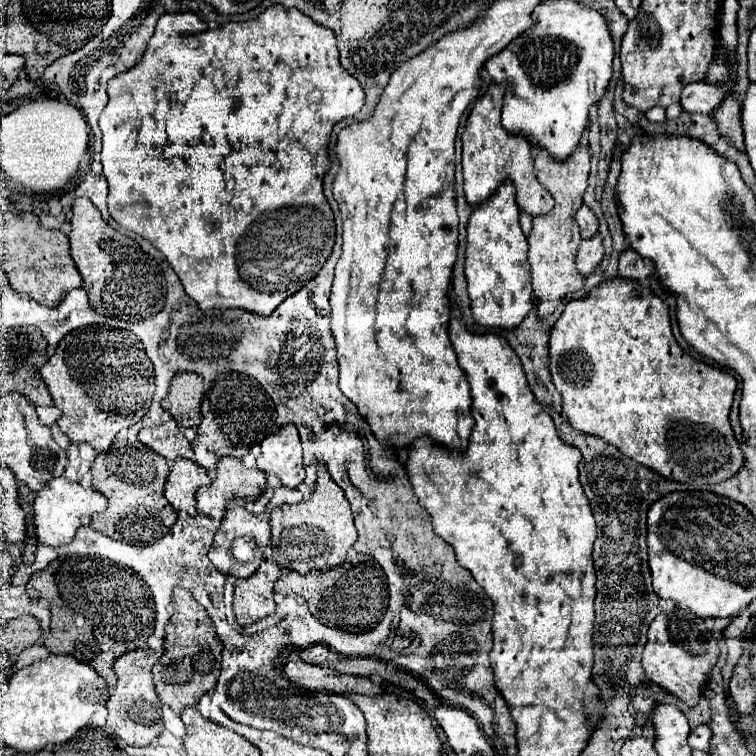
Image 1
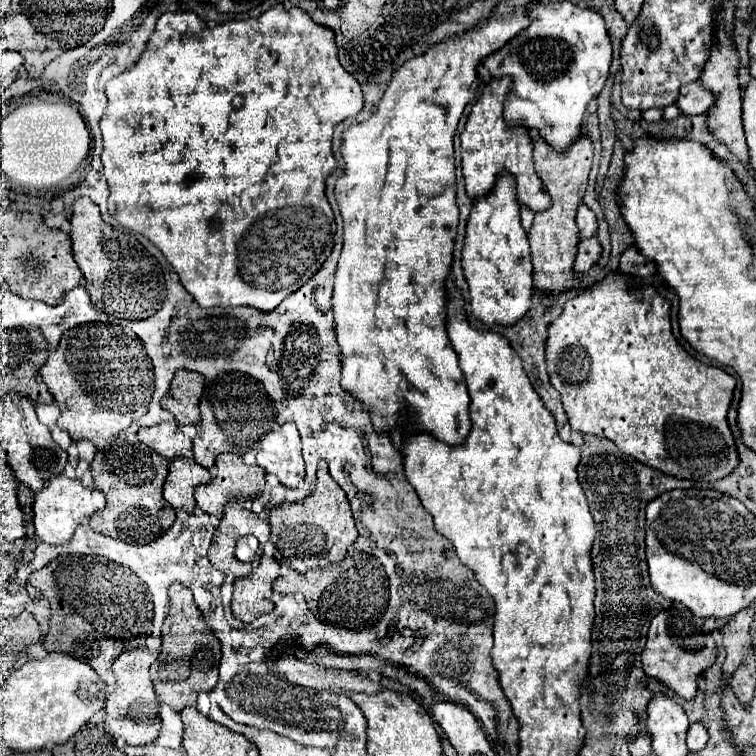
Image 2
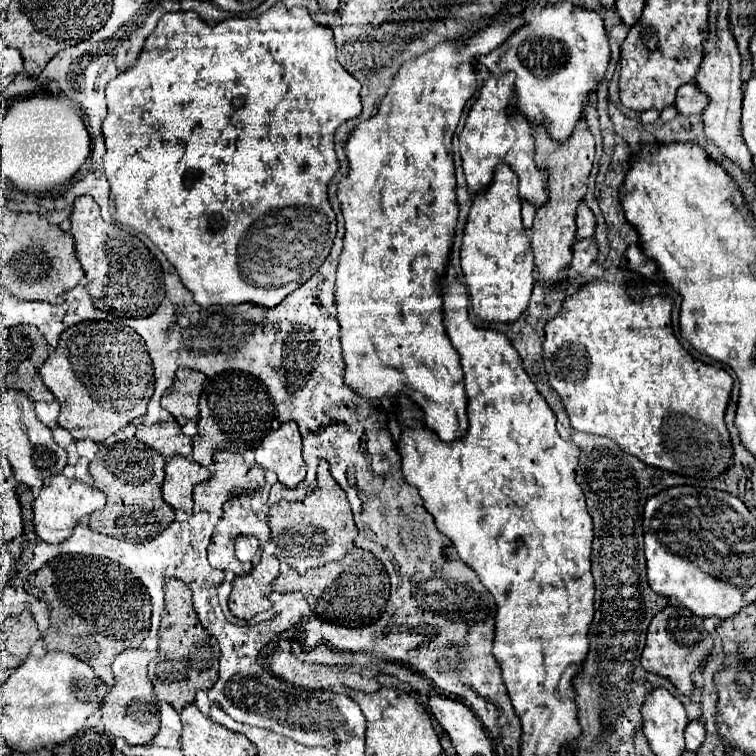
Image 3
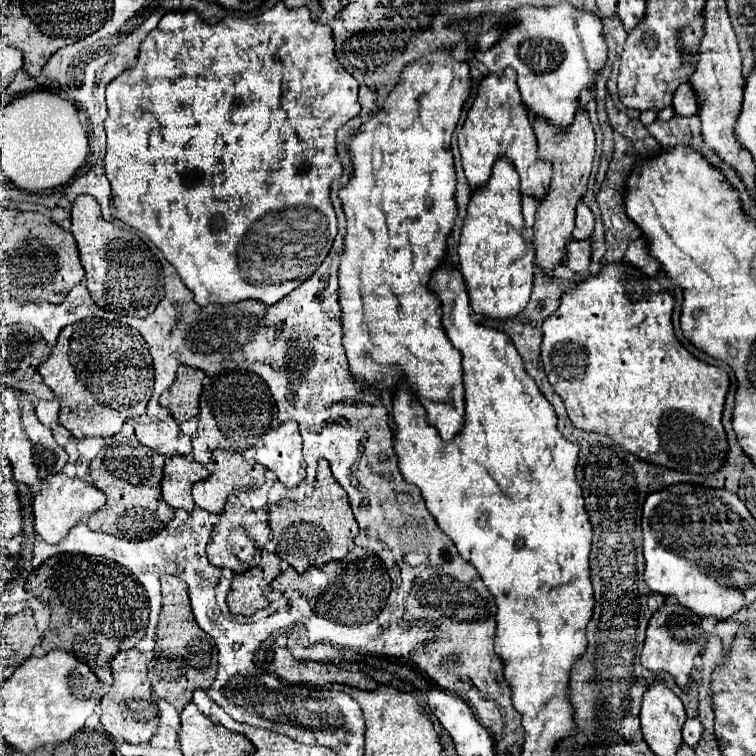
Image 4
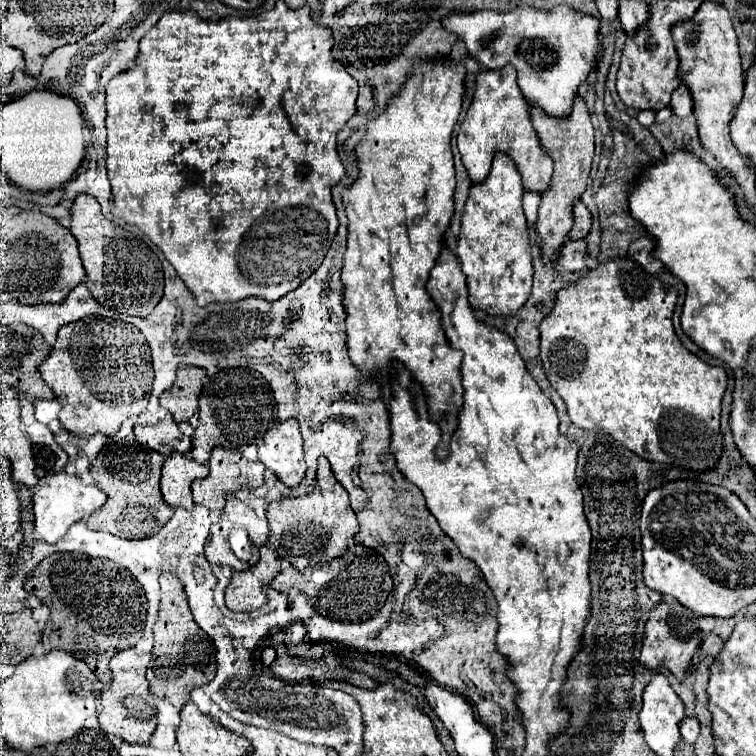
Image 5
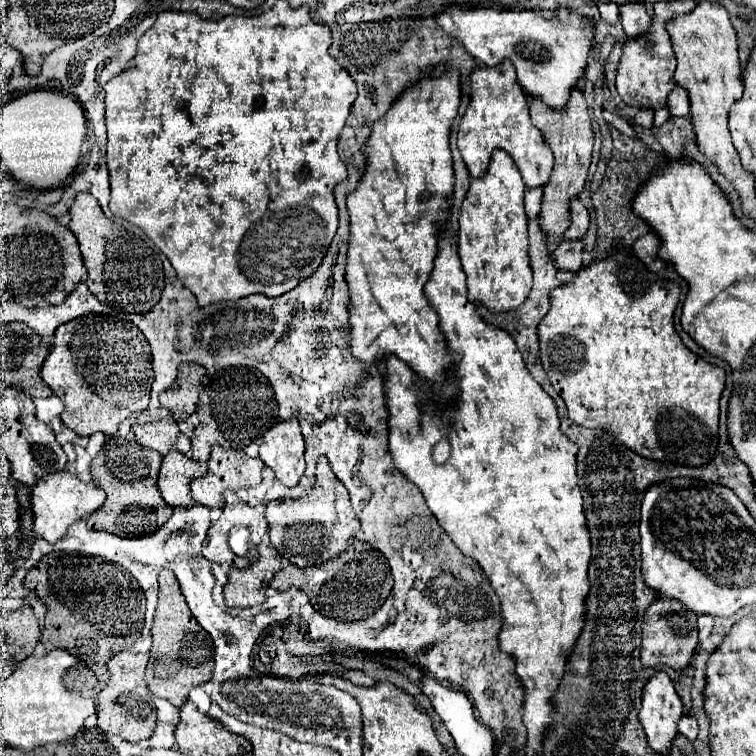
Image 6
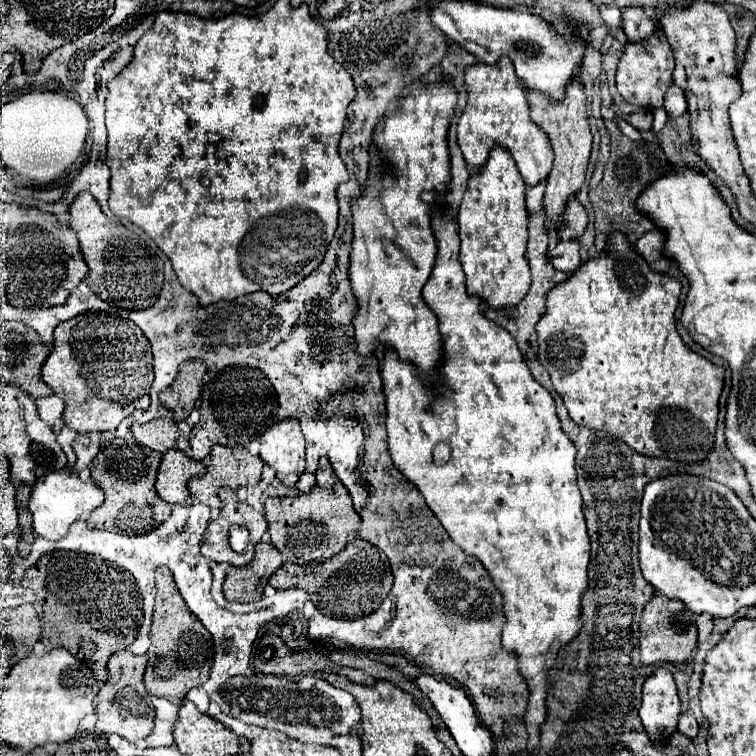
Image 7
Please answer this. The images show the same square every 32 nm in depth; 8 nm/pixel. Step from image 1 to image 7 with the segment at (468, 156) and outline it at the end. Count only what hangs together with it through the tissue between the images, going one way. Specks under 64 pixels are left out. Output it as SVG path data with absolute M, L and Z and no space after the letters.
M502 56L496 64L470 64L464 72L464 84L468 102L458 122L458 146L472 172L478 172L478 168L484 166L490 148L500 144L510 150L528 186L536 186L544 180L552 168L552 146L548 144L546 132L530 118L524 86L512 68L512 60Z

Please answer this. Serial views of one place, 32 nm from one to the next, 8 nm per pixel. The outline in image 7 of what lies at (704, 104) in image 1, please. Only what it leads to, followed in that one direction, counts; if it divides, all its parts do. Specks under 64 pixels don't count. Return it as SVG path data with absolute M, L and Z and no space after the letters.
M670 86L668 92L664 94L664 108L668 112L668 118L678 118L682 114L686 114L686 96L678 86Z

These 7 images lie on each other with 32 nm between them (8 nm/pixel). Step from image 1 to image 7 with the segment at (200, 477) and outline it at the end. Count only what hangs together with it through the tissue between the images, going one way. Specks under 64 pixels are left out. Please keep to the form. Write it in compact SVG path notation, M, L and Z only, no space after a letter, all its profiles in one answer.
M182 450L166 452L162 456L156 480L156 492L170 504L184 504L190 500L188 480L206 472L204 462L186 456Z

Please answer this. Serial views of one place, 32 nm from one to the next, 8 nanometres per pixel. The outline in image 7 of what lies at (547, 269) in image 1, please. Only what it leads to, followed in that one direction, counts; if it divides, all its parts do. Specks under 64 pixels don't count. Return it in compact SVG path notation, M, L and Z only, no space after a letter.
M574 76L564 90L564 100L552 102L544 96L544 92L536 92L526 88L526 98L530 104L530 116L532 120L548 134L552 148L554 148L554 166L546 182L546 194L544 194L544 210L546 210L546 226L554 226L556 220L562 216L566 200L574 196L580 186L584 184L588 156L592 148L592 134L588 128L588 114L586 114L586 96L584 96L584 84L578 76Z

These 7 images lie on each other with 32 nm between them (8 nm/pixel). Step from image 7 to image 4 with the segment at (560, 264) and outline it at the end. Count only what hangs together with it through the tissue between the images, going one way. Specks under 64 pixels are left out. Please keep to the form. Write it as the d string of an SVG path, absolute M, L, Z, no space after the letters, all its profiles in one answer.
M572 240L572 244L568 244L568 260L564 260L564 266L572 272L584 272L590 254L590 240Z

